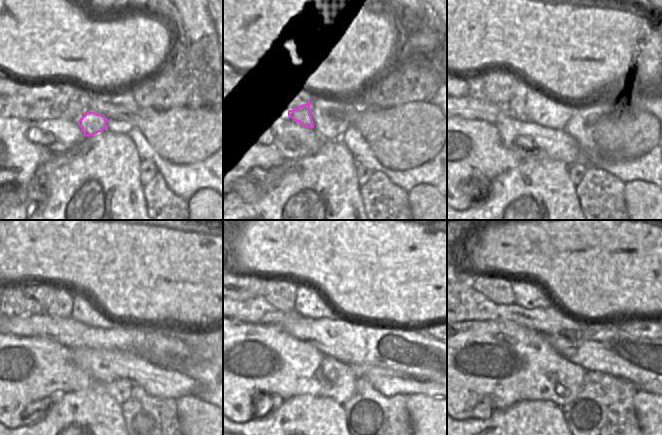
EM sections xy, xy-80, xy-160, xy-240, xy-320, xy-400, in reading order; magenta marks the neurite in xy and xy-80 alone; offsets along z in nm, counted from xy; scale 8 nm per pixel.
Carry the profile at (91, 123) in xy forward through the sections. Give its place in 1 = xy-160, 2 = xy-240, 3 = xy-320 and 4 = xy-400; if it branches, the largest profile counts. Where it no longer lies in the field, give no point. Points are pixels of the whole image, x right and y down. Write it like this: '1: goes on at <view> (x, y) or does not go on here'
1: goes on at xy-160 (515, 108)
2: goes on at xy-240 (58, 301)
3: goes on at xy-320 (280, 293)
4: goes on at xy-400 (498, 289)

